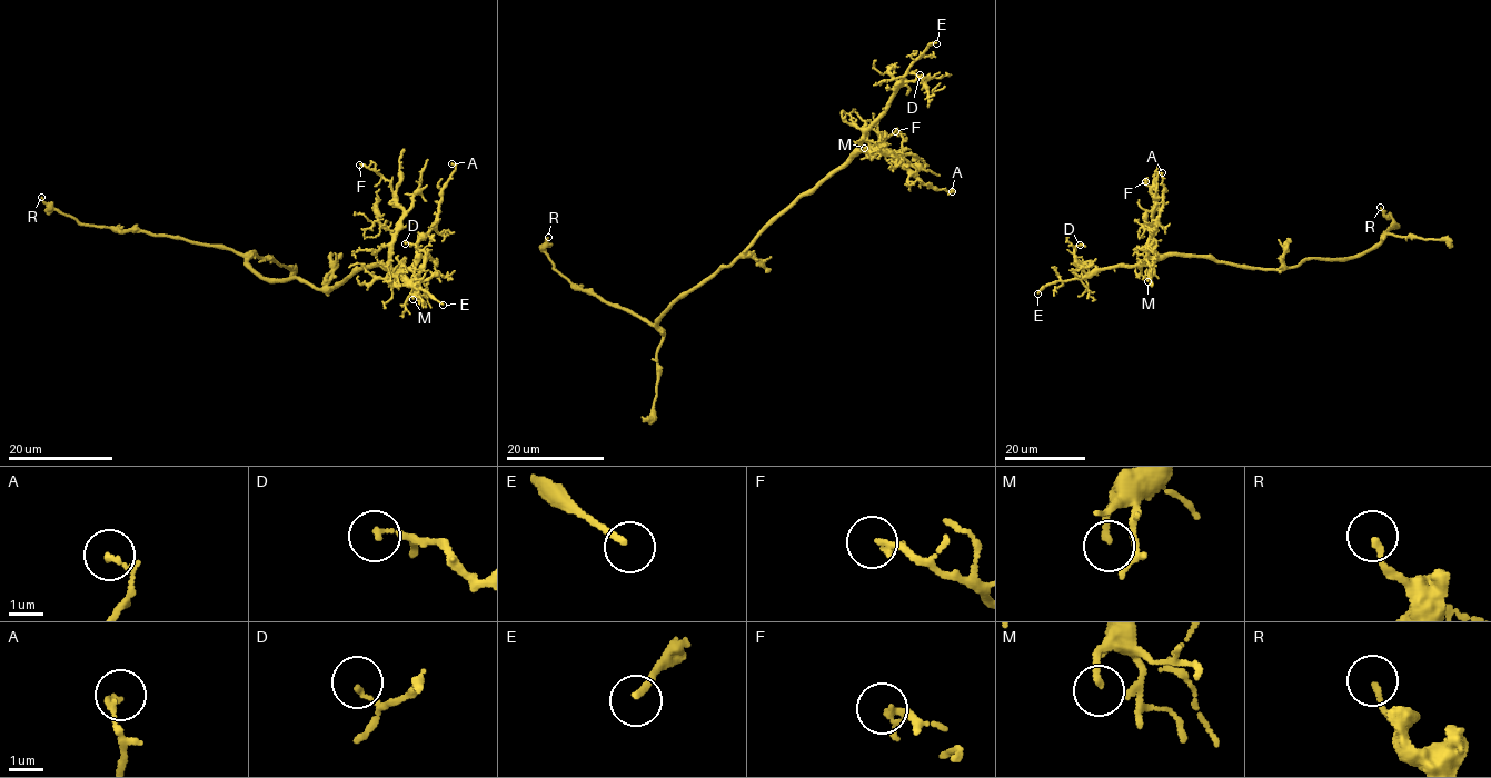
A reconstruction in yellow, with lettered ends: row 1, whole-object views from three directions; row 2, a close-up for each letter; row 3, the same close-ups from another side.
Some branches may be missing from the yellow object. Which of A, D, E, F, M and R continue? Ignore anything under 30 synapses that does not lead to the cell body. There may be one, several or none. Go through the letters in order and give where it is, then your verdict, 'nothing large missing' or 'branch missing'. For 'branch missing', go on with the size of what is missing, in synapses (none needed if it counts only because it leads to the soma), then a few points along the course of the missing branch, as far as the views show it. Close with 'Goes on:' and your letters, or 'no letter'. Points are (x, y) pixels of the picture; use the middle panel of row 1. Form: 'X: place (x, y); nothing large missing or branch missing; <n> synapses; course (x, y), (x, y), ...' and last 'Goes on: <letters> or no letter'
A: place (952, 191); nothing large missing
D: place (920, 75); nothing large missing
E: place (936, 43); branch missing; course (936, 43), (944, 42), (948, 48), (986, 58)
F: place (895, 131); nothing large missing
M: place (864, 148); nothing large missing
R: place (548, 237); nothing large missing
Goes on: E

